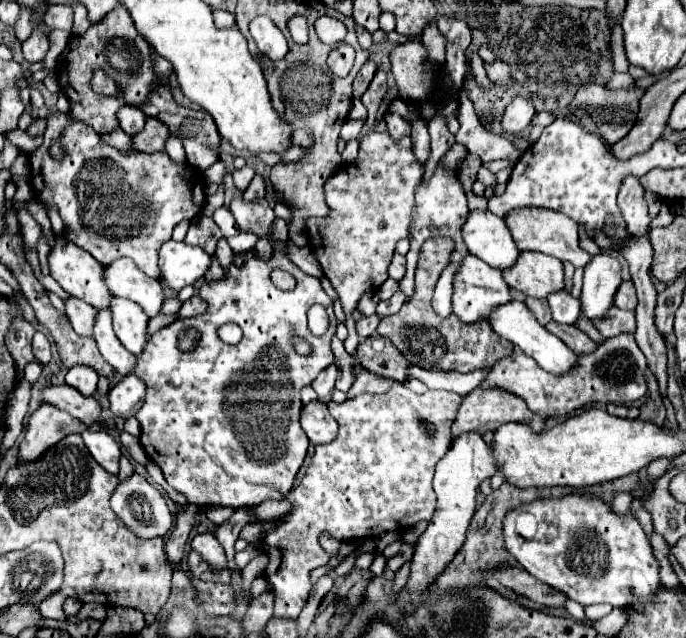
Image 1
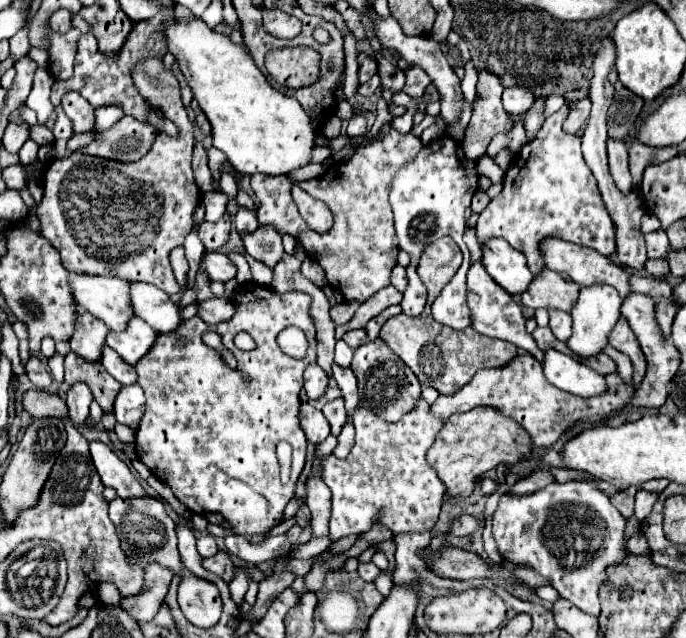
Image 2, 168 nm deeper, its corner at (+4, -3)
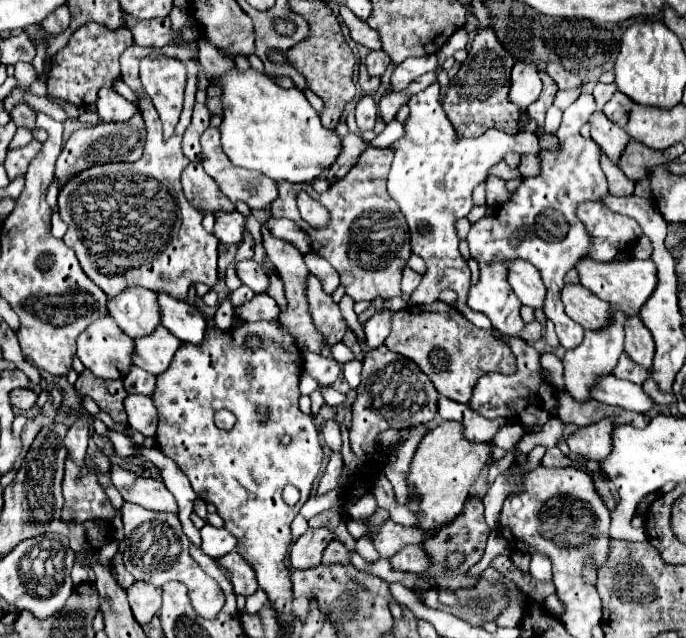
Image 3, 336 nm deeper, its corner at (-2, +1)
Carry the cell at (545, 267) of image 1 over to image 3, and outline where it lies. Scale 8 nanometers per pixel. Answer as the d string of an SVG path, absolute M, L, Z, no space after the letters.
M564 284L560 298L566 314L578 324L582 324L586 330L606 326L610 318L608 302L592 296L592 292L588 292L582 284Z

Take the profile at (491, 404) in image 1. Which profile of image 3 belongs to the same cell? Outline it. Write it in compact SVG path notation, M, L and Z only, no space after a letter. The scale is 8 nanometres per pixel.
M444 420L432 432L428 432L414 454L412 470L408 474L410 496L414 494L420 498L418 526L422 530L432 530L460 516L466 500L470 498L470 488L478 480L482 468L486 468L490 462L492 444L470 442L464 436L464 426L456 420Z

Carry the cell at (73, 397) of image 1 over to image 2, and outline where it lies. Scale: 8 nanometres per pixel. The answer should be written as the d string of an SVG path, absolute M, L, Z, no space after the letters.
M28 390L22 398L24 410L34 418L66 418L66 404L58 394L50 394L44 390Z

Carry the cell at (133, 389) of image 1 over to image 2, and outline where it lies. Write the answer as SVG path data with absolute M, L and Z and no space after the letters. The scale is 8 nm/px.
M138 384L124 386L114 402L114 416L120 424L136 430L144 416L144 392Z

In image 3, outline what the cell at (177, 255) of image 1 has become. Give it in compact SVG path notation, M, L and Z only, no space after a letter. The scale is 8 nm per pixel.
M240 260L240 264L236 264L236 274L242 280L242 284L250 286L256 294L266 292L268 288L268 278L266 272L260 264L256 264L254 260Z

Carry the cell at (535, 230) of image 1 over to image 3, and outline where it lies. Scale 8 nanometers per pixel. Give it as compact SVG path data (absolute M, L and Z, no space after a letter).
M584 256L576 262L580 284L594 292L598 298L616 304L628 316L638 316L642 304L656 288L656 266L652 260L616 260L616 262L598 262L590 256Z

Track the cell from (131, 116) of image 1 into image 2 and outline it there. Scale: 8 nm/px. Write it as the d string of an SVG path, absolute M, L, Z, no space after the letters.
M102 106L94 110L96 122L94 122L94 130L106 130L110 126L114 126L118 120L122 120L124 112L118 106Z

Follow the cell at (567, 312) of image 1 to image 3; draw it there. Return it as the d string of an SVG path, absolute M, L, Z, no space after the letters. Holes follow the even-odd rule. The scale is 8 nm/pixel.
M578 98L564 110L562 124L556 132L558 148L540 150L540 174L524 178L518 190L512 192L512 198L504 202L504 206L498 206L494 214L474 222L468 232L470 254L480 264L492 260L512 260L522 256L538 268L542 282L546 286L544 312L556 324L556 334L564 348L576 348L584 338L584 328L564 312L564 306L560 302L560 290L564 286L564 277L570 266L574 266L578 258L586 256L592 246L588 230L576 216L576 208L582 202L588 200L602 202L604 196L608 196L608 182L600 168L602 150L592 138L584 138L580 134L580 128L586 122L588 122L588 112L580 112L580 98ZM552 212L558 212L568 224L568 230L562 238L556 238L556 234L552 234ZM524 242L532 246L528 248L526 256L524 250L520 254L520 246L526 246Z

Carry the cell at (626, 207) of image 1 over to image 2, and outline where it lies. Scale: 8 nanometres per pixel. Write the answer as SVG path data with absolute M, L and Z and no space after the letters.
M608 138L606 152L608 152L610 174L612 174L618 190L620 192L630 192L632 190L632 180L630 180L630 172L628 172L628 144L624 140Z

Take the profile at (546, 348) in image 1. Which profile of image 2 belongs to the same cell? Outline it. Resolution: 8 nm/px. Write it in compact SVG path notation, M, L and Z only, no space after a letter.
M546 350L544 358L544 376L556 388L580 398L600 396L608 390L602 374L594 372L586 364L574 360L572 356L566 356L556 350Z

